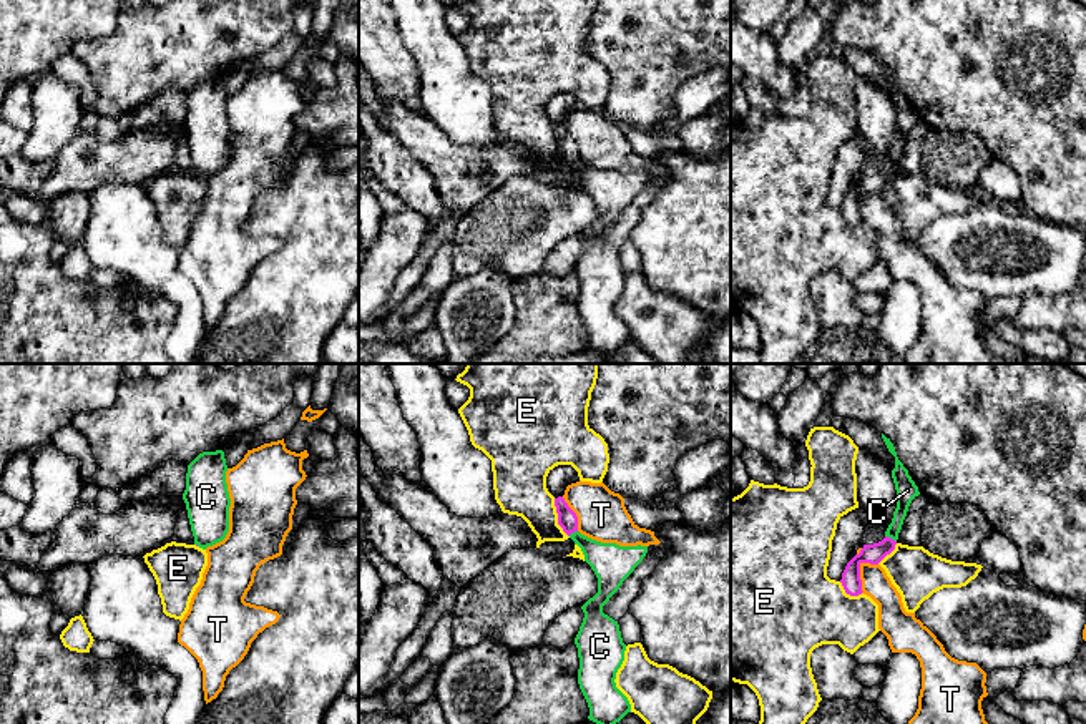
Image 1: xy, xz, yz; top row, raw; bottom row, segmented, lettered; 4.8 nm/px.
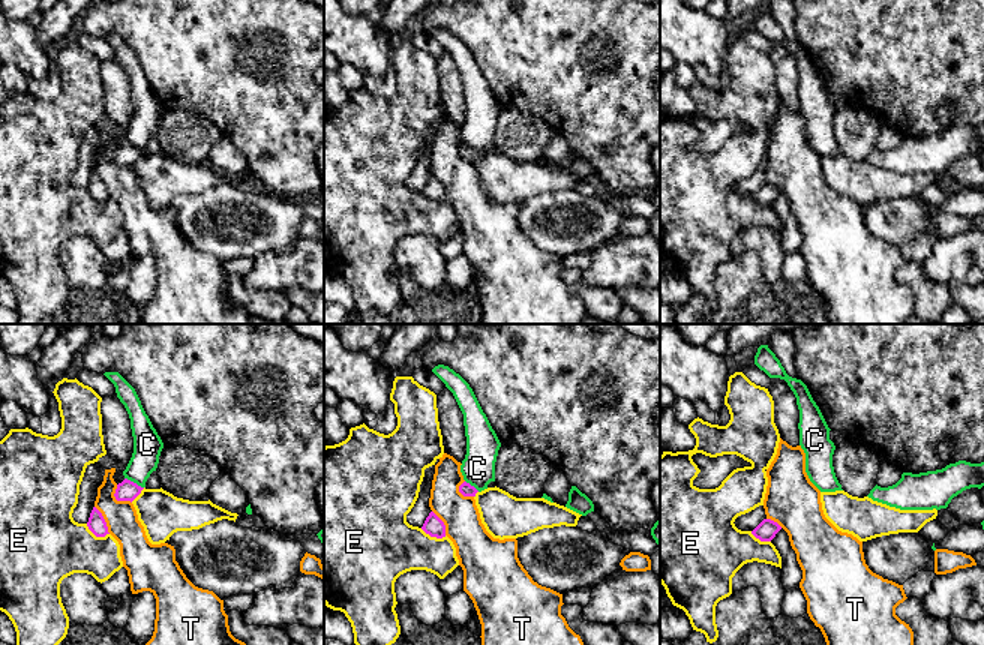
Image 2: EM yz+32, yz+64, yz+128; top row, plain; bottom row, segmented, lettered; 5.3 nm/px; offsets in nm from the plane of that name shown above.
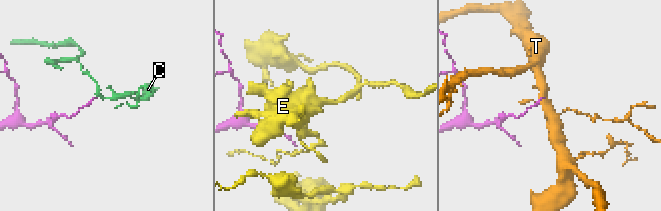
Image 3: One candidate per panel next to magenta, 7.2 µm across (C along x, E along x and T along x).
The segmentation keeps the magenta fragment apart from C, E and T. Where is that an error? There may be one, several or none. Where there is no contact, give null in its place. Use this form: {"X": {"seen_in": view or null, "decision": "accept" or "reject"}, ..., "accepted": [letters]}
{"C": {"seen_in": "yz", "decision": "reject"}, "E": {"seen_in": "xz", "decision": "reject"}, "T": {"seen_in": "yz", "decision": "reject"}, "accepted": []}

